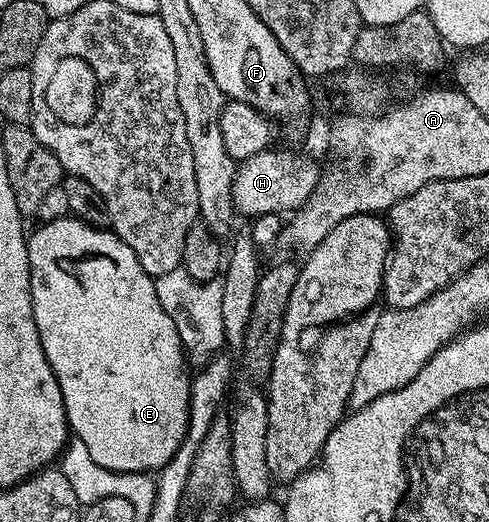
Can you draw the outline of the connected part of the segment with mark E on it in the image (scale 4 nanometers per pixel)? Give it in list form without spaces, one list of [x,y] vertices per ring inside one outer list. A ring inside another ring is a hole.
[[[73,217],[57,219],[51,223],[35,226],[35,228],[34,232],[32,230],[29,232],[26,241],[28,265],[30,266],[32,317],[36,321],[36,333],[40,337],[40,345],[44,349],[44,355],[48,357],[48,363],[52,365],[56,373],[56,381],[64,397],[69,430],[74,437],[84,441],[89,456],[96,461],[96,465],[102,465],[104,469],[119,472],[160,472],[166,463],[172,461],[173,455],[180,449],[181,442],[186,437],[189,425],[192,371],[189,371],[191,368],[188,366],[186,352],[182,350],[180,333],[172,317],[164,313],[164,305],[160,305],[160,297],[156,297],[155,276],[146,272],[144,265],[140,265],[136,253],[132,253],[132,249],[128,249],[128,245],[124,245],[122,238],[115,235],[113,230],[93,227]]]

